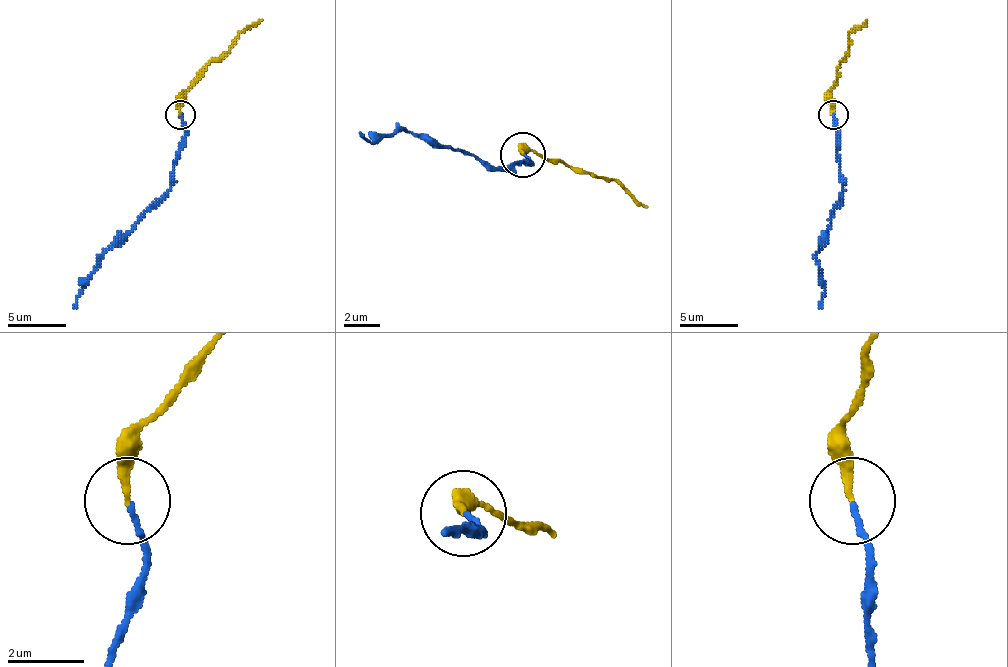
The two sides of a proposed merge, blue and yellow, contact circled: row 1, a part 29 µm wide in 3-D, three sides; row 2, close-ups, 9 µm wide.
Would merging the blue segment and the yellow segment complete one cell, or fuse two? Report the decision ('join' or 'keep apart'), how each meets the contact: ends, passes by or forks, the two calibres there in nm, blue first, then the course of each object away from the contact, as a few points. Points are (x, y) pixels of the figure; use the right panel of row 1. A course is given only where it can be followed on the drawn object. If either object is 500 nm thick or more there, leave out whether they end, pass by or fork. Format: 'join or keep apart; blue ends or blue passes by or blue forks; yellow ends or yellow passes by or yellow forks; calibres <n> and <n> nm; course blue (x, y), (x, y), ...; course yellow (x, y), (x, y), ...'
join; blue ends; yellow ends; calibres 130 and 200 nm; course blue (834, 114), (842, 202), (816, 255), (825, 287), (819, 308); course yellow (834, 114), (831, 93), (837, 67), (848, 49), (848, 34), (866, 20)

